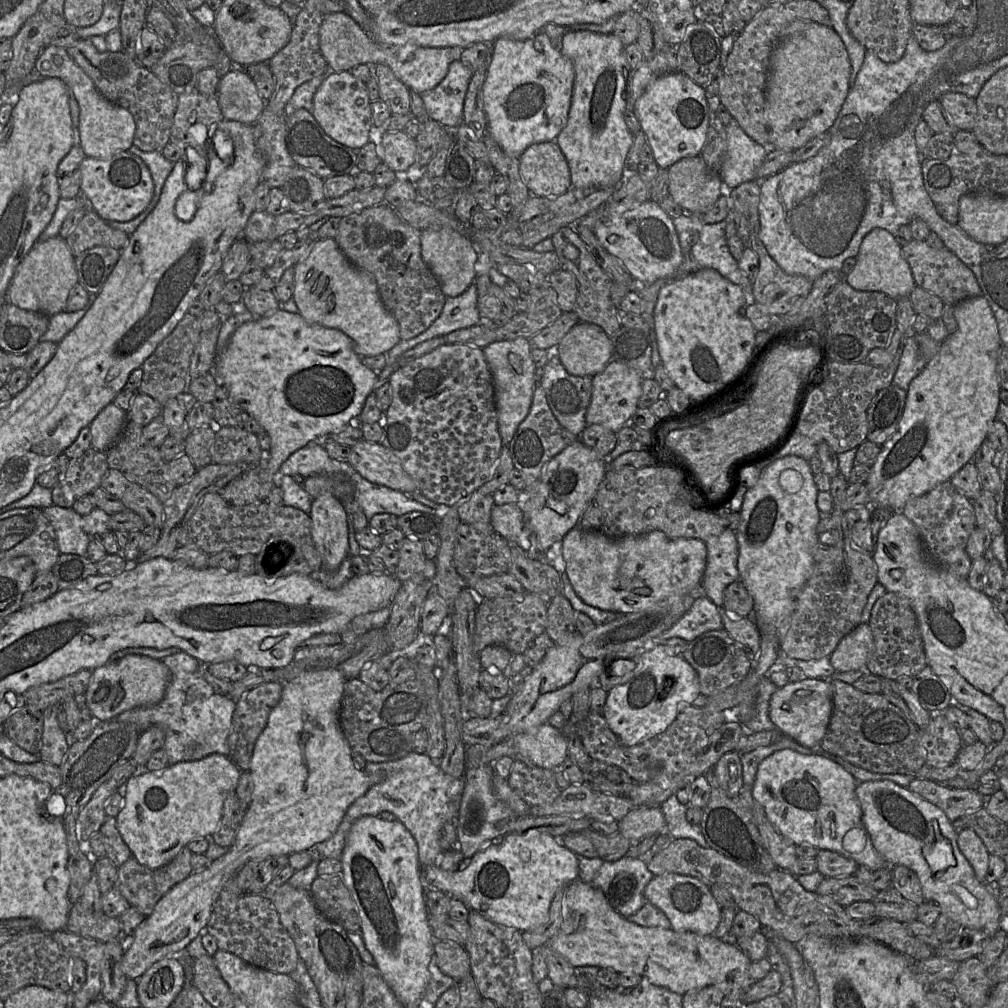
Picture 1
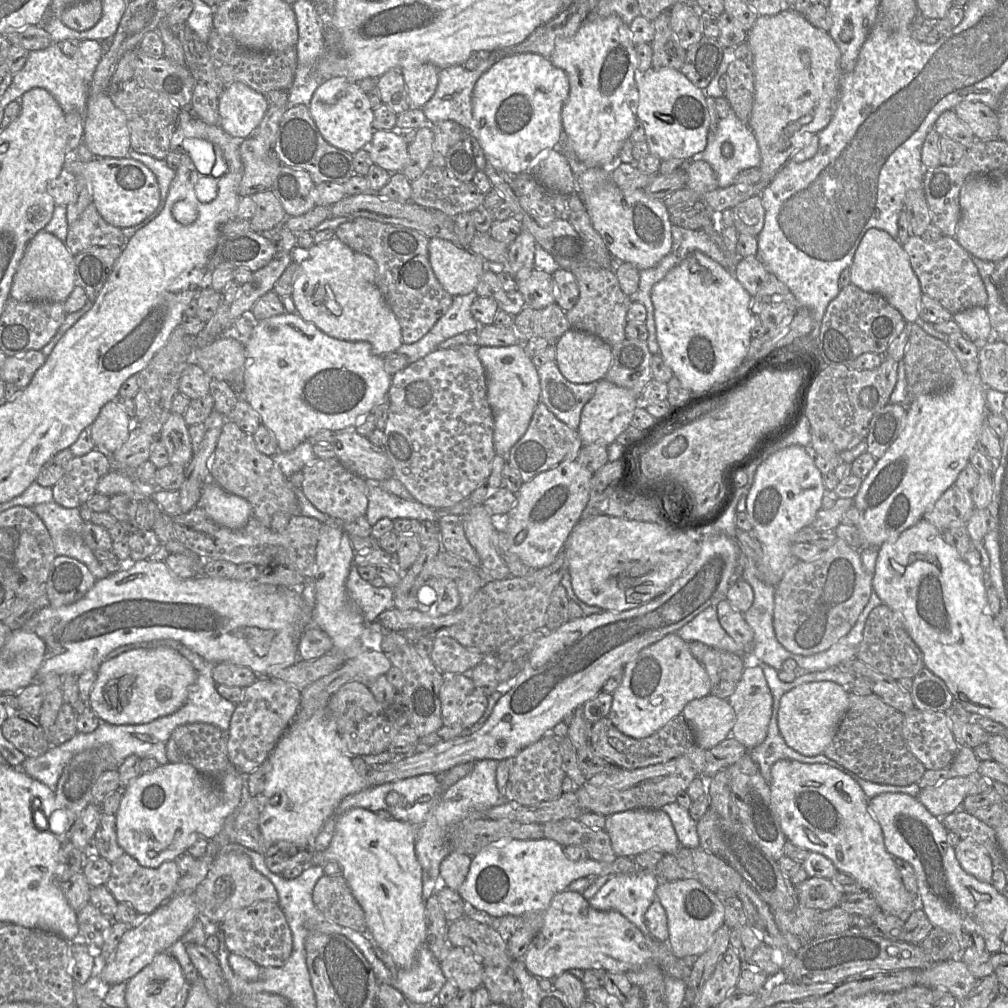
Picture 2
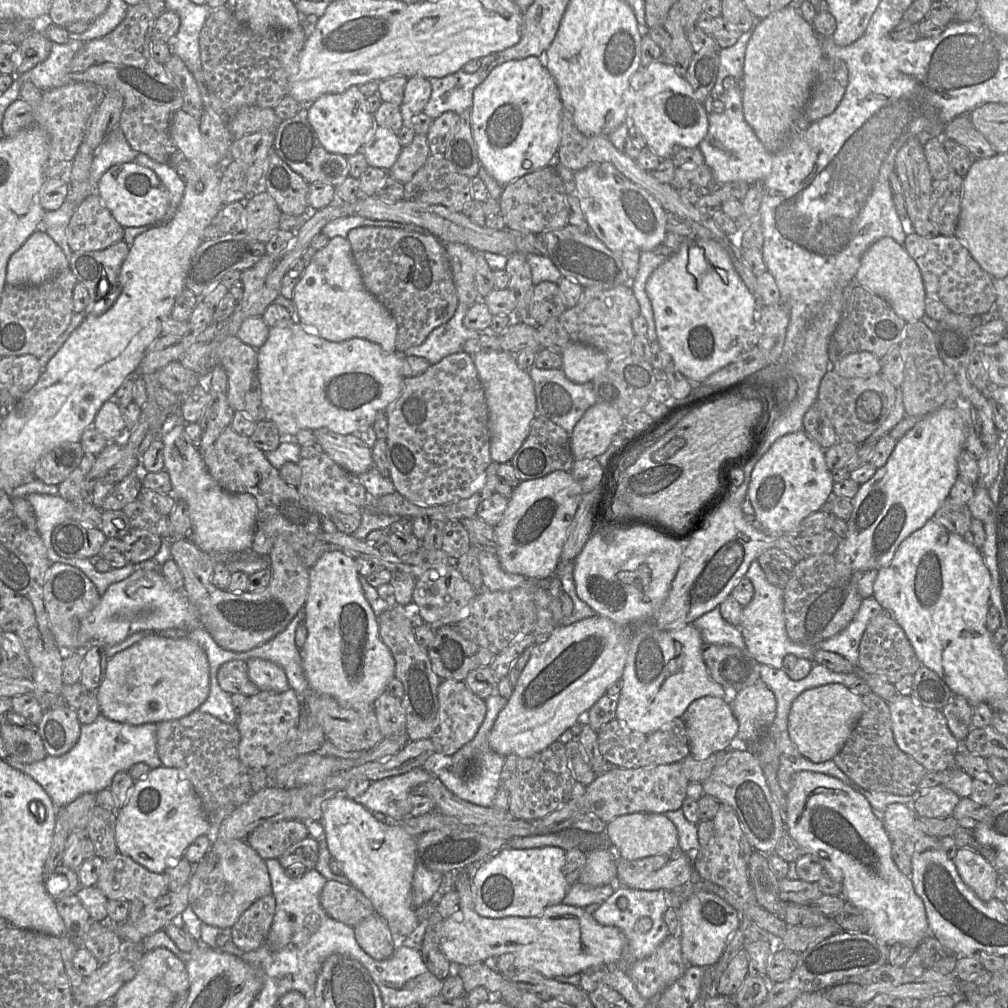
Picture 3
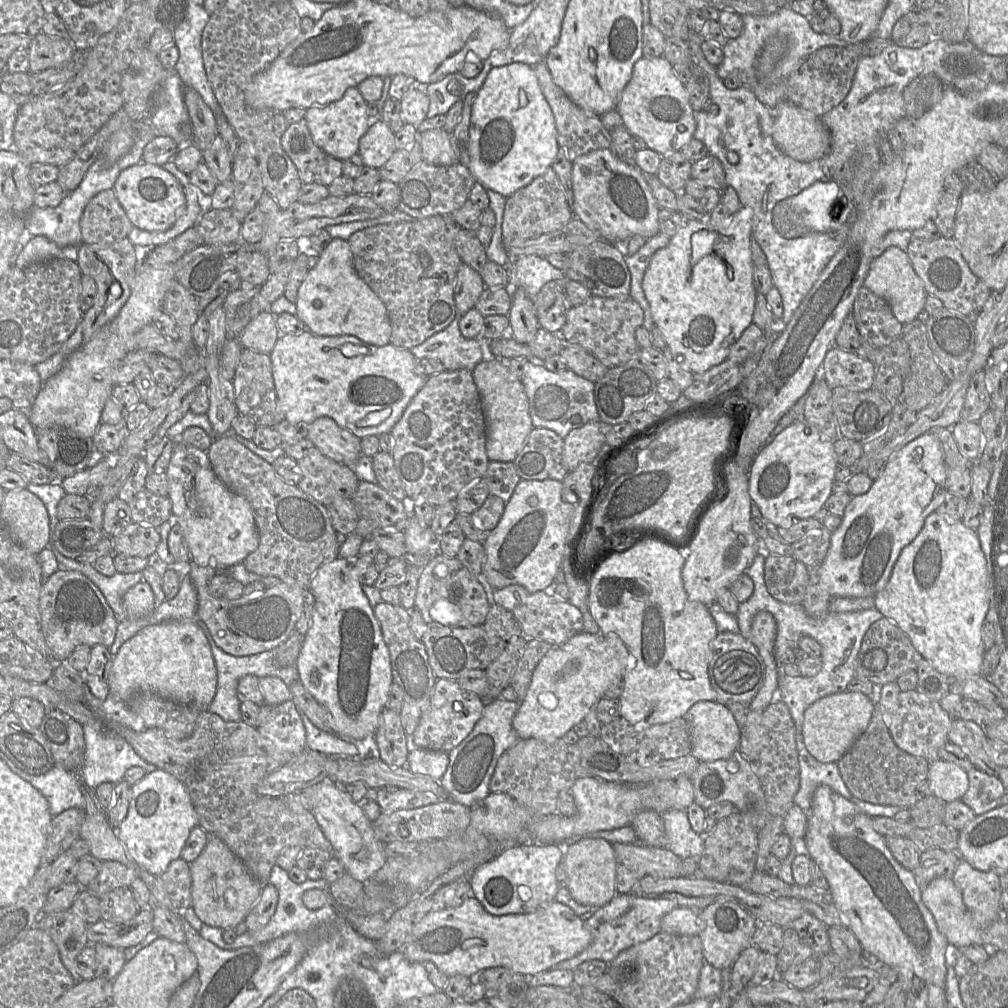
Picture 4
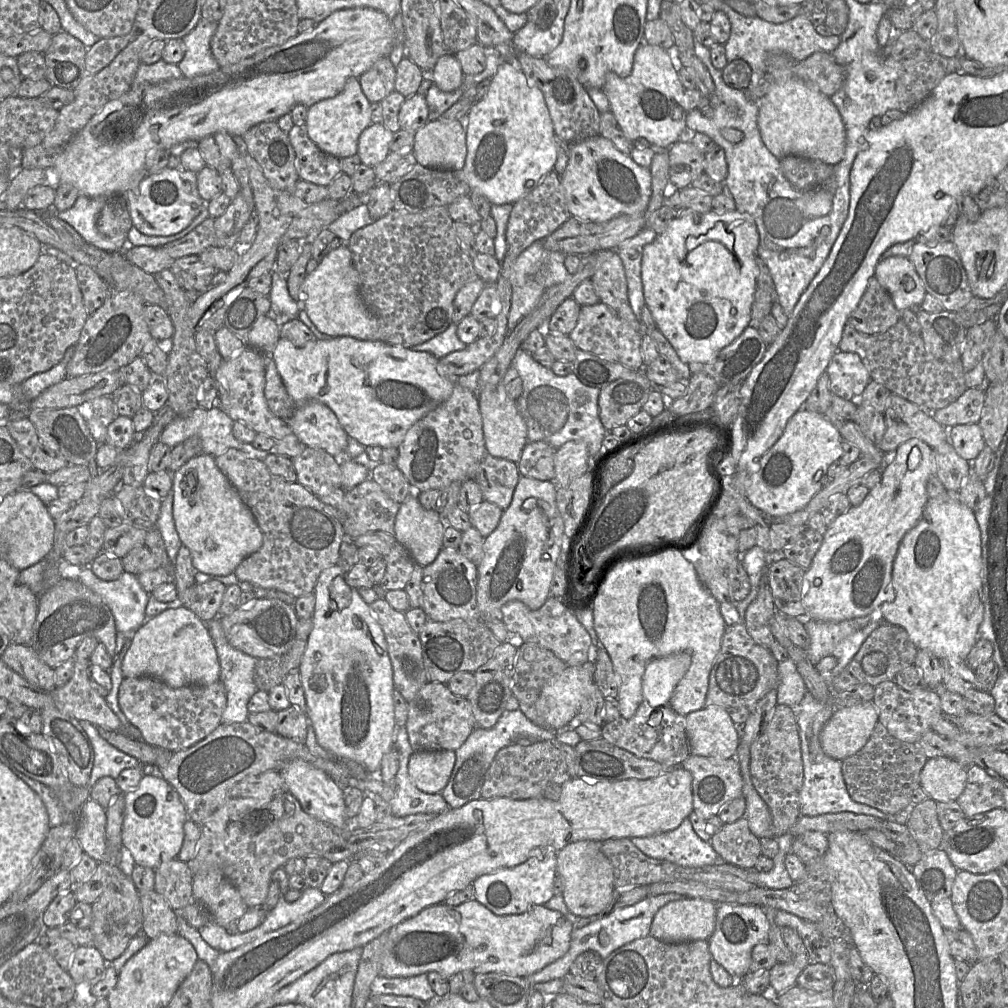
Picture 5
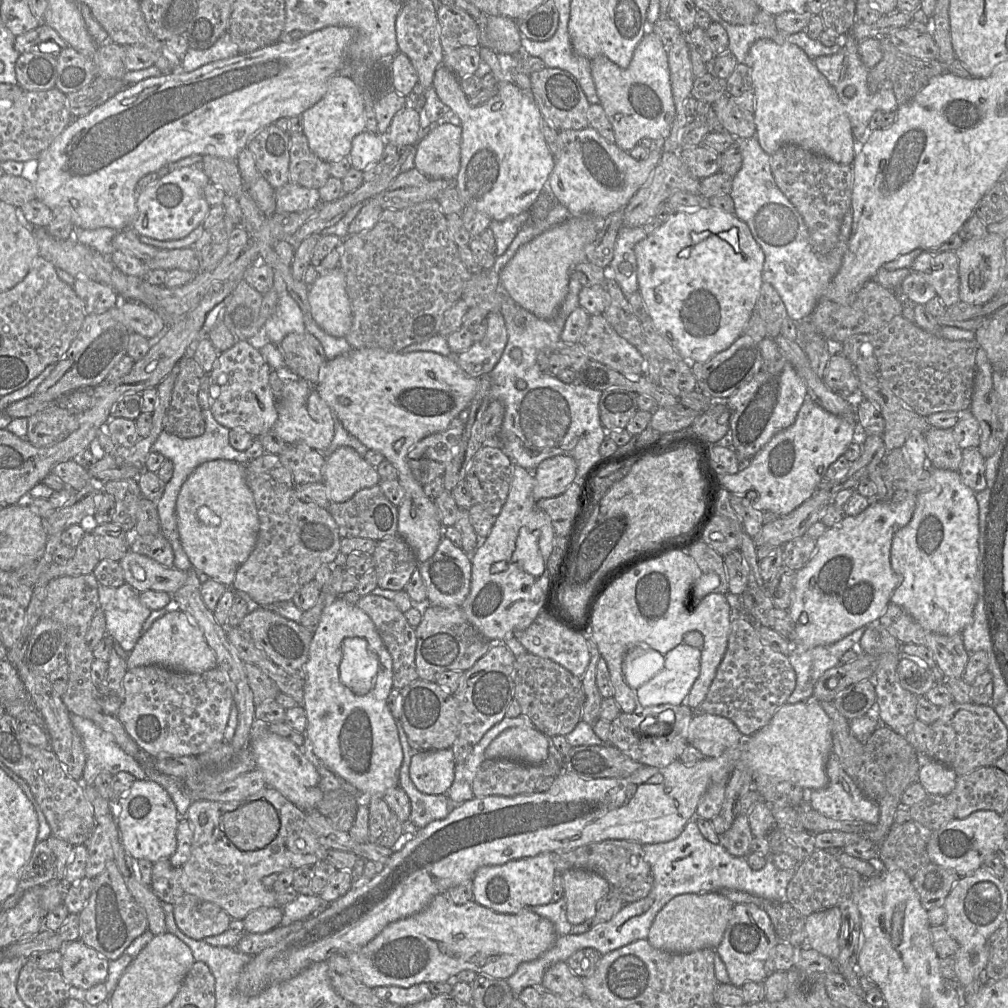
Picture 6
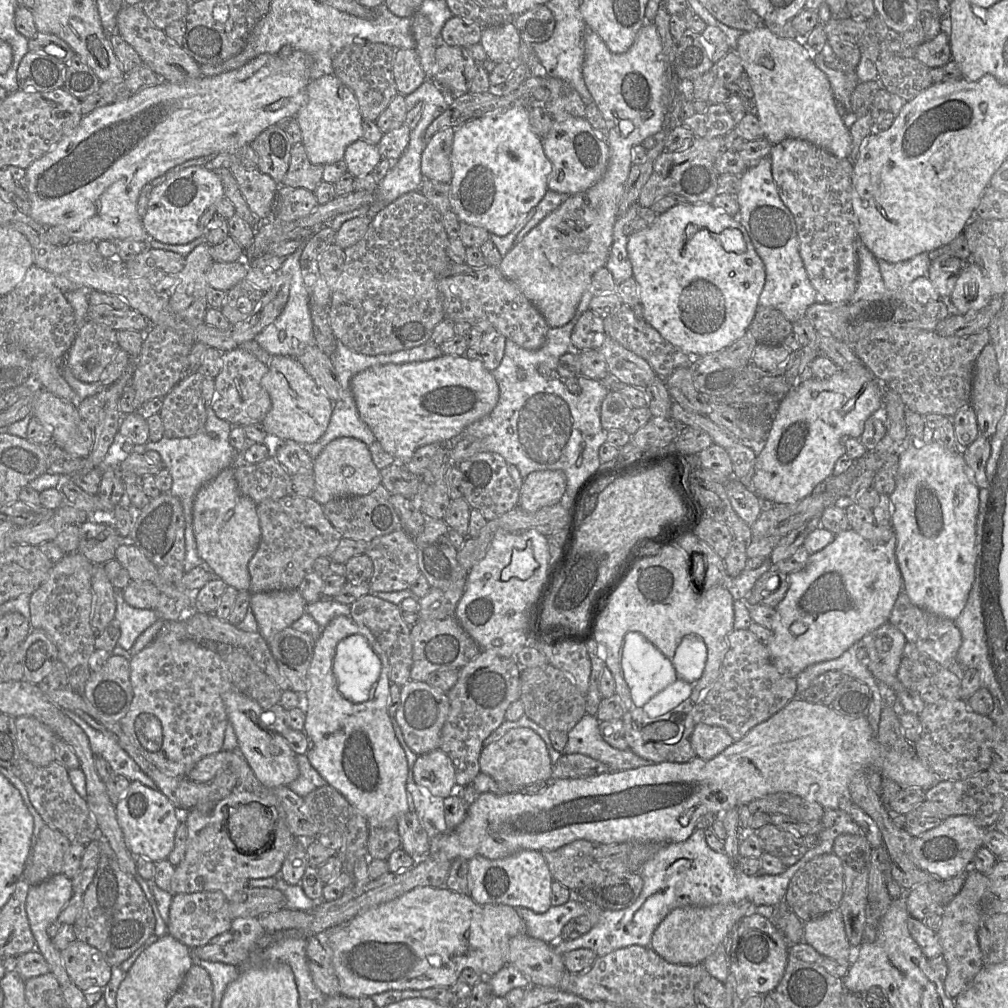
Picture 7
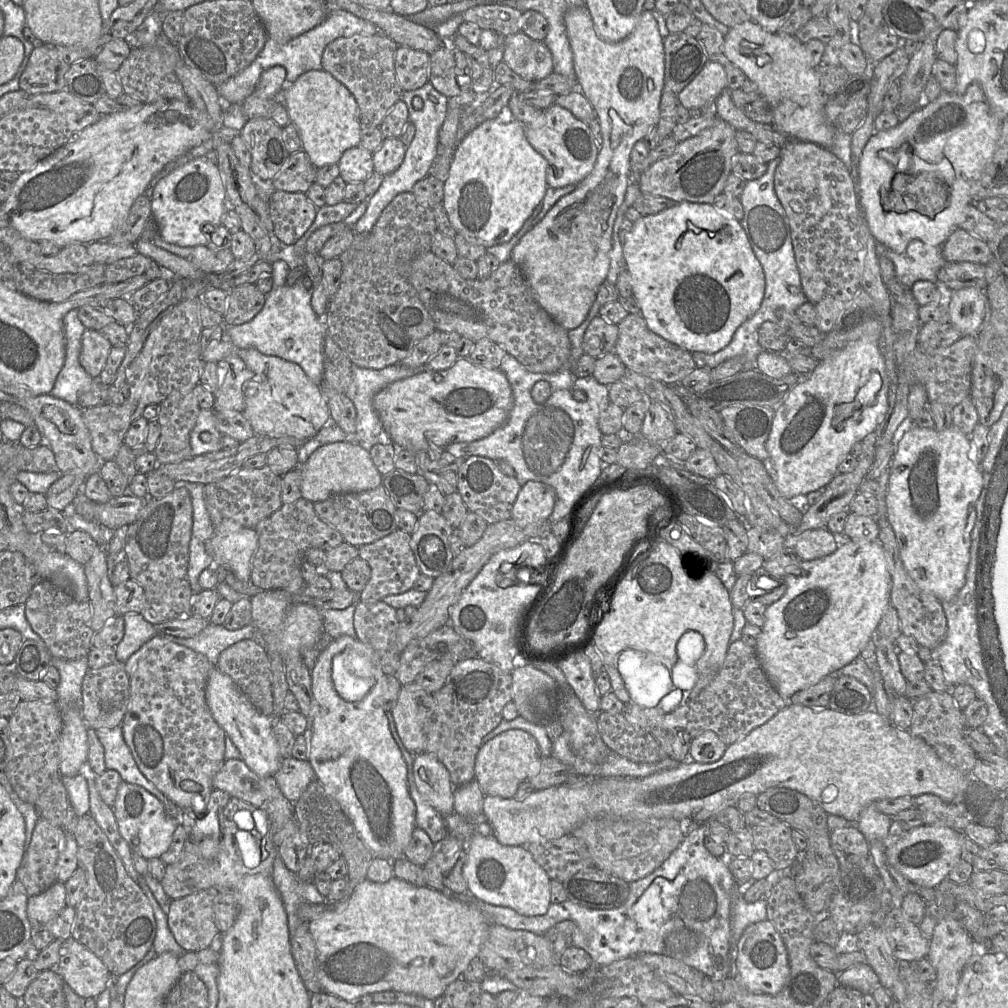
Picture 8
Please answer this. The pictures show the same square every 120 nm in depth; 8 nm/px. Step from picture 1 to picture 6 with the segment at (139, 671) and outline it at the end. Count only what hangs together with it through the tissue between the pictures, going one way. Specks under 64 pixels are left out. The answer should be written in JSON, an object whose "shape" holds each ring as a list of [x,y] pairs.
{"shape":[[[181,610],[167,612],[158,618],[137,641],[126,660],[128,669],[159,665],[168,670],[197,674],[216,668],[217,659],[203,632],[192,616]]]}

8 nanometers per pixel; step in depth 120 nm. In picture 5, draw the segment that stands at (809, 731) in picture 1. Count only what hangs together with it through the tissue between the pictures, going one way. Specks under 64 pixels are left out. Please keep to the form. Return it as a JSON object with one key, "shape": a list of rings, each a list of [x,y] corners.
{"shape":[[[872,702],[837,706],[820,733],[824,753],[840,761],[854,755],[867,743],[878,720]]]}

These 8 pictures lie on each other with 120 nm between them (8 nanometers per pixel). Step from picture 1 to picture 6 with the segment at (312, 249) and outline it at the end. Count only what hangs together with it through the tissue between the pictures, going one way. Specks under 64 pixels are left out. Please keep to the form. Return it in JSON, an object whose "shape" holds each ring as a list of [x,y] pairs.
{"shape":[[[340,267],[318,276],[309,286],[308,301],[310,314],[323,331],[337,338],[346,336],[352,325],[352,310]]]}

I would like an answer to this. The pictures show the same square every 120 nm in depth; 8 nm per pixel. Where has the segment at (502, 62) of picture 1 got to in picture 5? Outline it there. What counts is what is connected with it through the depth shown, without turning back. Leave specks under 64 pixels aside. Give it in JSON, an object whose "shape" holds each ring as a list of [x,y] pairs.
{"shape":[[[507,62],[502,63],[492,77],[484,97],[470,107],[466,146],[463,172],[467,182],[471,191],[479,191],[491,204],[514,204],[554,170],[557,153],[554,126],[543,93],[527,79],[520,67]]]}

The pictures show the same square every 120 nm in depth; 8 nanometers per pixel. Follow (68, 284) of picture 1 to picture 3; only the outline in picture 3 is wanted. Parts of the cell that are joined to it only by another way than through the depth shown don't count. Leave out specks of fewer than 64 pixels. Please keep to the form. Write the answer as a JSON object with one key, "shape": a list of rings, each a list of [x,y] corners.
{"shape":[[[36,230],[10,257],[6,284],[36,286],[70,267],[62,249],[44,230]]]}

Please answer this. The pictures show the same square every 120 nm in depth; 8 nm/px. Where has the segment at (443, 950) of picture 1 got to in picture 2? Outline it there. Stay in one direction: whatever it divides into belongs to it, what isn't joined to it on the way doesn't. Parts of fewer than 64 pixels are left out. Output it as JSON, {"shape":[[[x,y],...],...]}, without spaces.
{"shape":[[[452,945],[439,964],[446,979],[460,990],[474,992],[483,984],[484,966],[467,949]]]}

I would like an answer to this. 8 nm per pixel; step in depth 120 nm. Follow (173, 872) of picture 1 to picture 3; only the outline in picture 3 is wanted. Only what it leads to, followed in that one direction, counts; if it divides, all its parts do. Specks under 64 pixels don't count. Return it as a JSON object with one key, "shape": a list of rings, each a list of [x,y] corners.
{"shape":[[[119,852],[104,860],[95,886],[108,900],[139,900],[144,906],[153,904],[169,891],[165,873],[150,872]]]}

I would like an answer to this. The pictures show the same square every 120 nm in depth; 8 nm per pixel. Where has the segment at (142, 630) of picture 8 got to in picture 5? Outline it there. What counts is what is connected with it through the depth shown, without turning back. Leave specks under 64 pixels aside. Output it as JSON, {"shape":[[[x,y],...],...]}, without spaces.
{"shape":[[[69,566],[68,571],[68,578],[81,581],[108,605],[117,632],[127,633],[143,625],[150,594],[144,591],[136,575],[124,571],[118,579],[104,581],[89,566]]]}

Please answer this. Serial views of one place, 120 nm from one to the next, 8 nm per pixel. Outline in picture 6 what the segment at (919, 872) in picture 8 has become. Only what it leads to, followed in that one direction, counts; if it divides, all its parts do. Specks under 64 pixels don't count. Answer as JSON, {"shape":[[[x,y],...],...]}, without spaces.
{"shape":[[[979,810],[966,818],[955,818],[933,831],[927,844],[927,852],[931,862],[953,870],[963,877],[981,868],[985,859],[996,854],[1006,839],[1002,815],[994,811]]]}

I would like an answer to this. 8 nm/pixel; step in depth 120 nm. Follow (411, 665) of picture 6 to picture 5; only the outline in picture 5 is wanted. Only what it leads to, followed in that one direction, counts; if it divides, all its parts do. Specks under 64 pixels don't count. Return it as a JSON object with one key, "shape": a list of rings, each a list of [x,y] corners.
{"shape":[[[379,598],[369,606],[383,630],[388,645],[388,654],[393,667],[394,687],[407,702],[410,702],[416,697],[419,690],[429,682],[420,638],[408,624],[405,612],[395,610],[385,599]]]}

